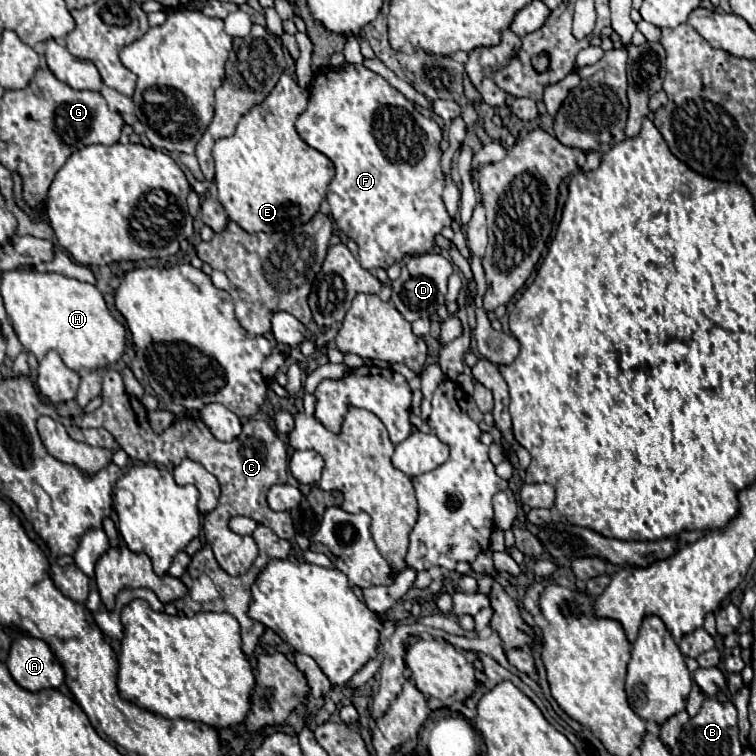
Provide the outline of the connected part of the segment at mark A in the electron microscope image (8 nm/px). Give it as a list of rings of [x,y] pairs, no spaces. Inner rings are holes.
[[[35,637],[13,641],[7,667],[13,679],[27,691],[57,689],[65,681],[65,671],[49,645]]]

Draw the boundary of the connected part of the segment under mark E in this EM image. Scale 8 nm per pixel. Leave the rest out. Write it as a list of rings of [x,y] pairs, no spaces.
[[[283,73],[269,97],[259,107],[253,107],[247,115],[243,115],[237,131],[227,139],[219,139],[213,147],[219,201],[225,207],[229,219],[247,233],[279,233],[309,223],[319,211],[327,187],[335,177],[333,163],[323,153],[309,147],[295,129],[295,121],[307,109],[307,103],[309,91],[299,87],[289,73]]]

